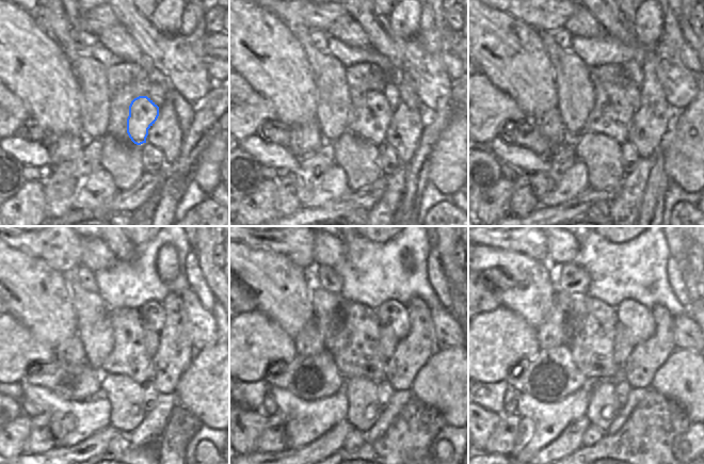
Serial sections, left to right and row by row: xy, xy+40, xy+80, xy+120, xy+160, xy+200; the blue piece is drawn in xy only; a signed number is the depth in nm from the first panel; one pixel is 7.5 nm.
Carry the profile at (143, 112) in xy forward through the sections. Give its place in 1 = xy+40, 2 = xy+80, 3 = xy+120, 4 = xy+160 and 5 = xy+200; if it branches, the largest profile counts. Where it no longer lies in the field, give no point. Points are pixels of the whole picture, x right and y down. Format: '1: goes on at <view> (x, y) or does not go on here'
1: goes on at xy+40 (370, 120)
2: goes on at xy+80 (610, 115)
3: goes on at xy+120 (129, 357)
4: goes on at xy+160 (360, 357)
5: goes on at xy+200 (590, 324)

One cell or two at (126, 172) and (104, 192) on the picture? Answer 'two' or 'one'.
two

